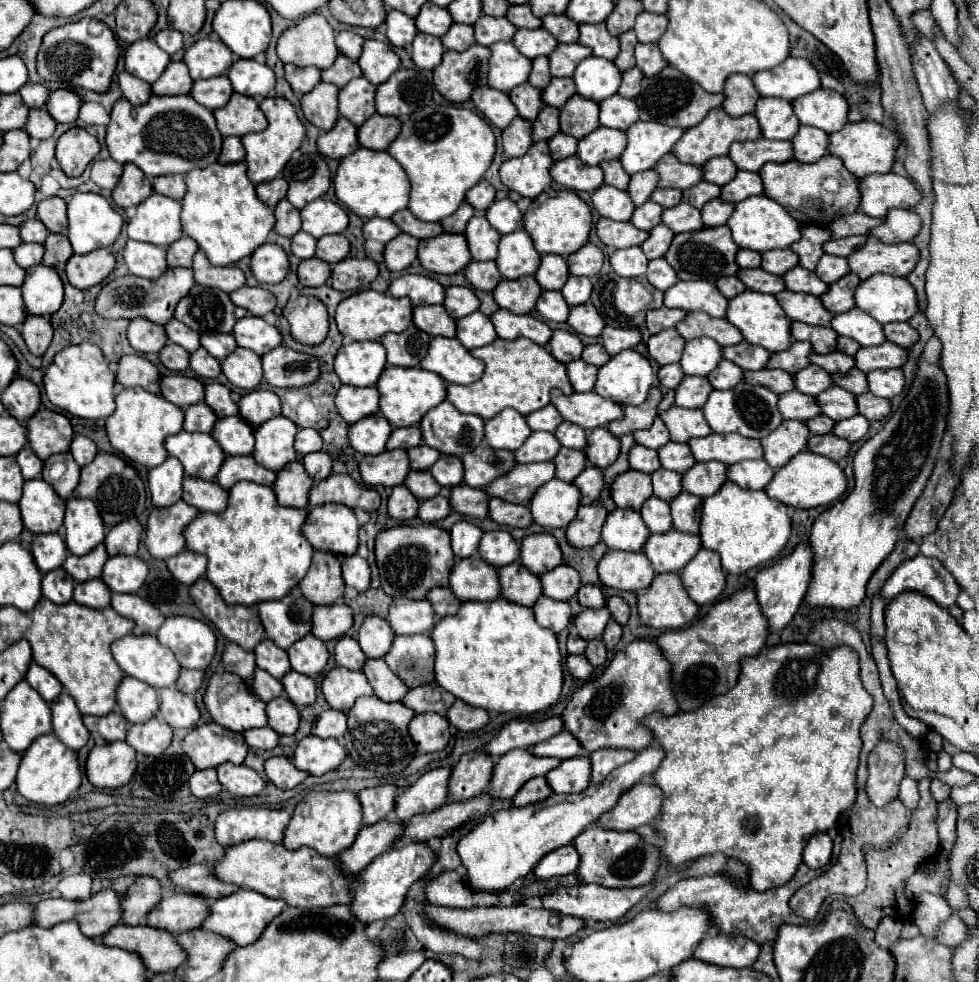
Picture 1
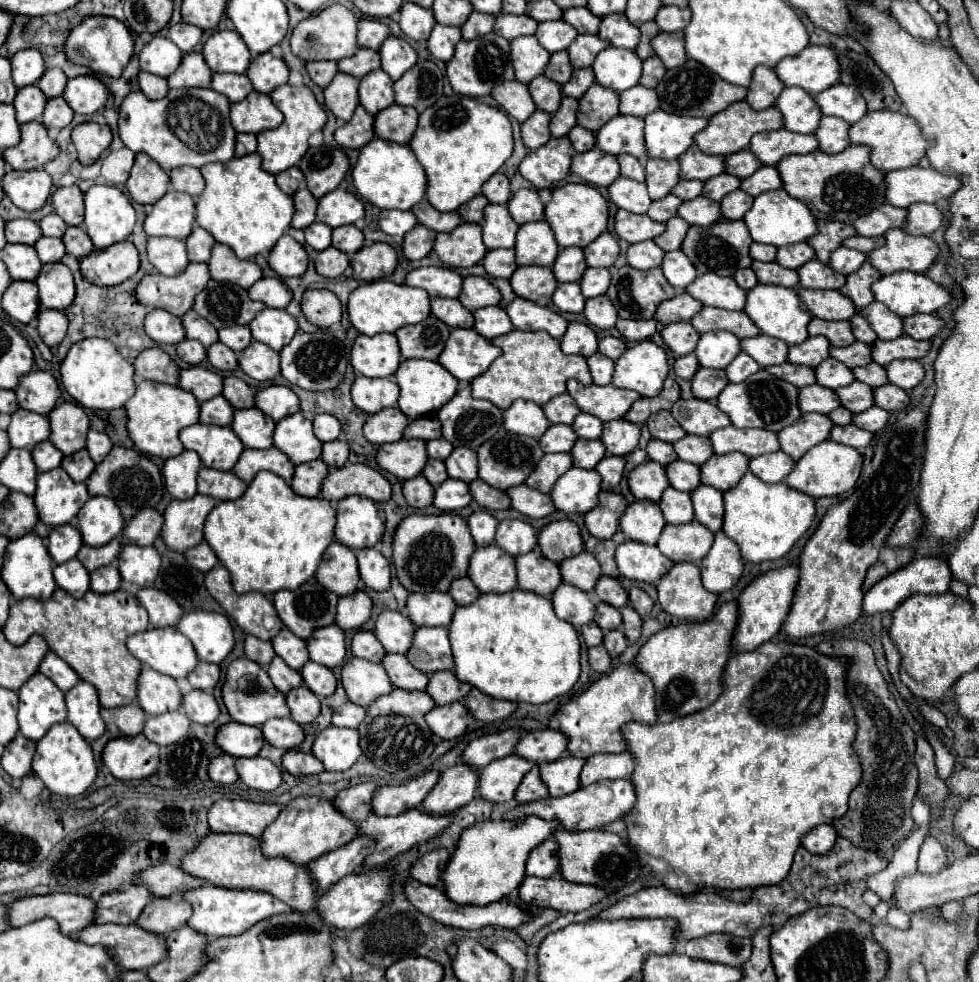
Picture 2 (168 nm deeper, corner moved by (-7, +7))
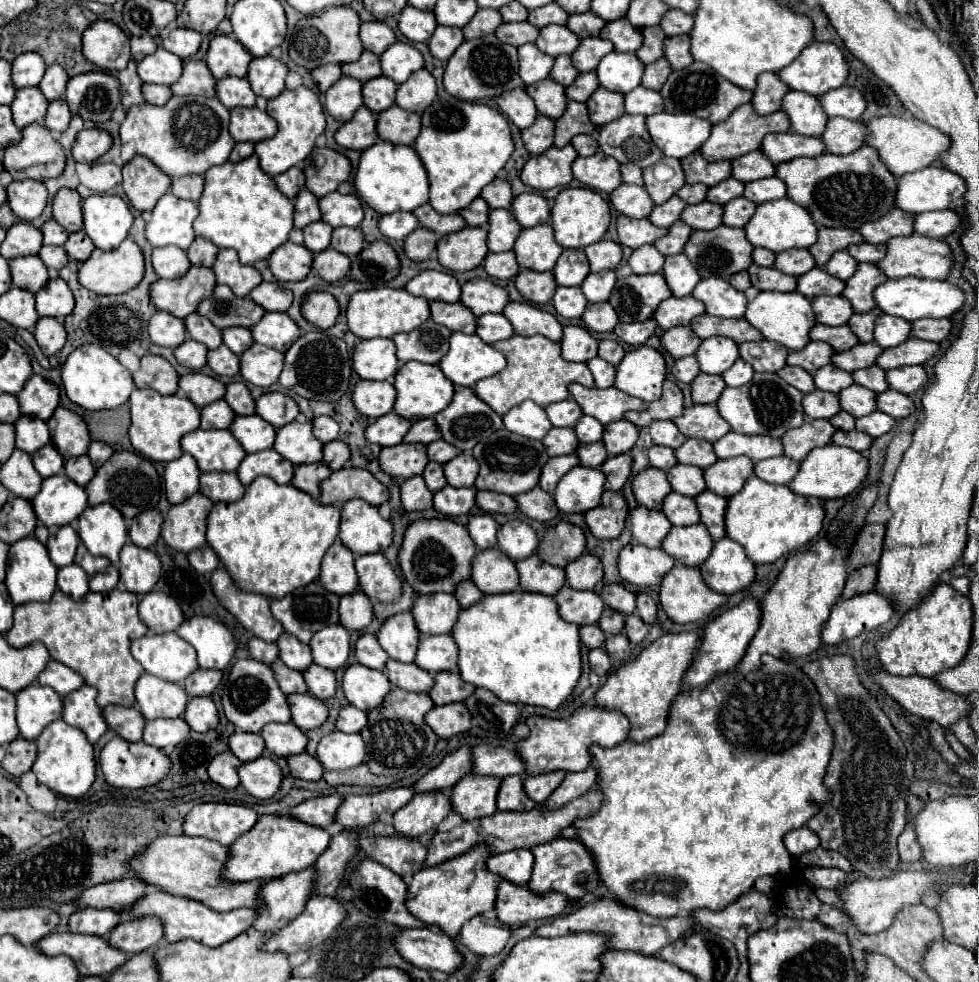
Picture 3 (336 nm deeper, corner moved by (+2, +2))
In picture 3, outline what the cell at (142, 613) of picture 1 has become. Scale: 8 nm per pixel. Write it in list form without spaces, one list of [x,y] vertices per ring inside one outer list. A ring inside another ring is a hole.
[[[150,591],[142,595],[138,603],[138,615],[150,633],[176,631],[184,621],[178,603],[162,591]]]

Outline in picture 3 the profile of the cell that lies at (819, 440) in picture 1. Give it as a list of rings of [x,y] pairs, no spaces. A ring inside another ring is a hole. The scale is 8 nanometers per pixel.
[[[836,431],[832,435],[832,443],[834,445],[840,445],[840,447],[850,447],[850,449],[856,449],[856,451],[866,451],[872,443],[872,437],[860,433],[860,431]]]

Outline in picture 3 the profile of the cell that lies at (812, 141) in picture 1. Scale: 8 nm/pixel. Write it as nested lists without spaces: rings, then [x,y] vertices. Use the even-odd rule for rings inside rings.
[[[828,119],[826,129],[822,133],[822,143],[828,153],[848,155],[862,147],[864,141],[864,123],[850,119]]]

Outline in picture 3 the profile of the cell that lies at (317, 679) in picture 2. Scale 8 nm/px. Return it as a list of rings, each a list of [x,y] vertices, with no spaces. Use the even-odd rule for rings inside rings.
[[[310,665],[306,671],[302,671],[304,681],[308,685],[308,693],[312,693],[316,699],[328,699],[336,693],[336,677],[334,671],[318,667],[318,665]]]

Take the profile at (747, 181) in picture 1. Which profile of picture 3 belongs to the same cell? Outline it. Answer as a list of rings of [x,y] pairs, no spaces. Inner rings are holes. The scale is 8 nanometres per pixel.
[[[766,177],[758,181],[750,181],[744,189],[744,197],[752,203],[764,203],[770,199],[778,199],[786,195],[786,187],[778,177]]]

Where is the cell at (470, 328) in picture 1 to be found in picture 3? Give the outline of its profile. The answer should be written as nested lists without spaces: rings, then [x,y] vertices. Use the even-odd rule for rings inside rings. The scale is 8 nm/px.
[[[486,313],[482,317],[478,317],[478,327],[476,327],[476,335],[484,341],[484,343],[496,343],[502,339],[508,339],[514,335],[510,321],[504,315],[492,315]]]

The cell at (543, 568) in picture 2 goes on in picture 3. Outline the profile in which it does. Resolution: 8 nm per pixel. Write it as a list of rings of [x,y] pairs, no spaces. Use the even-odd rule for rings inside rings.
[[[536,553],[516,561],[516,569],[520,575],[522,591],[532,591],[552,597],[566,583],[564,571],[560,567],[552,567],[550,563],[544,563]]]

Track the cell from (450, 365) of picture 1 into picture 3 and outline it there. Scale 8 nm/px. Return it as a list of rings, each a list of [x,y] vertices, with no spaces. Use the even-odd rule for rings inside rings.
[[[452,333],[450,349],[438,367],[456,387],[472,387],[484,377],[492,377],[506,367],[506,359],[478,335]]]

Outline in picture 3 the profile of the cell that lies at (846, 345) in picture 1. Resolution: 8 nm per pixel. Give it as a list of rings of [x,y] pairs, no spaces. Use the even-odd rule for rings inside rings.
[[[872,309],[868,313],[854,313],[848,321],[848,327],[852,329],[852,333],[858,337],[860,343],[868,343],[872,341],[872,333],[874,333],[874,319],[880,315],[878,309]]]

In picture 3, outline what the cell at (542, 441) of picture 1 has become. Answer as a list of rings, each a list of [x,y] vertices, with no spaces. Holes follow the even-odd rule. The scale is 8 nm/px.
[[[552,427],[548,431],[548,435],[542,439],[544,449],[550,457],[558,457],[558,455],[568,455],[574,453],[578,447],[578,439],[574,429],[556,429]]]

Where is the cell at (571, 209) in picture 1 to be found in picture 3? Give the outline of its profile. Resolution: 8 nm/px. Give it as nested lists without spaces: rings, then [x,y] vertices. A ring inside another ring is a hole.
[[[580,187],[580,189],[562,189],[558,197],[554,199],[552,207],[552,229],[556,243],[564,249],[582,249],[586,245],[592,245],[602,239],[610,225],[610,207],[608,203],[592,189]]]

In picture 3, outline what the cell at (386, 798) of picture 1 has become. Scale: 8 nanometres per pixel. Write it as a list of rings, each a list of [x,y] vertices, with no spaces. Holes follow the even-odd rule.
[[[334,793],[334,795],[326,795],[326,797],[316,797],[316,799],[308,799],[300,805],[296,805],[290,815],[304,821],[304,823],[310,823],[310,825],[316,825],[316,827],[322,827],[322,829],[328,829],[334,819],[336,819],[336,811],[342,803],[342,795]]]

